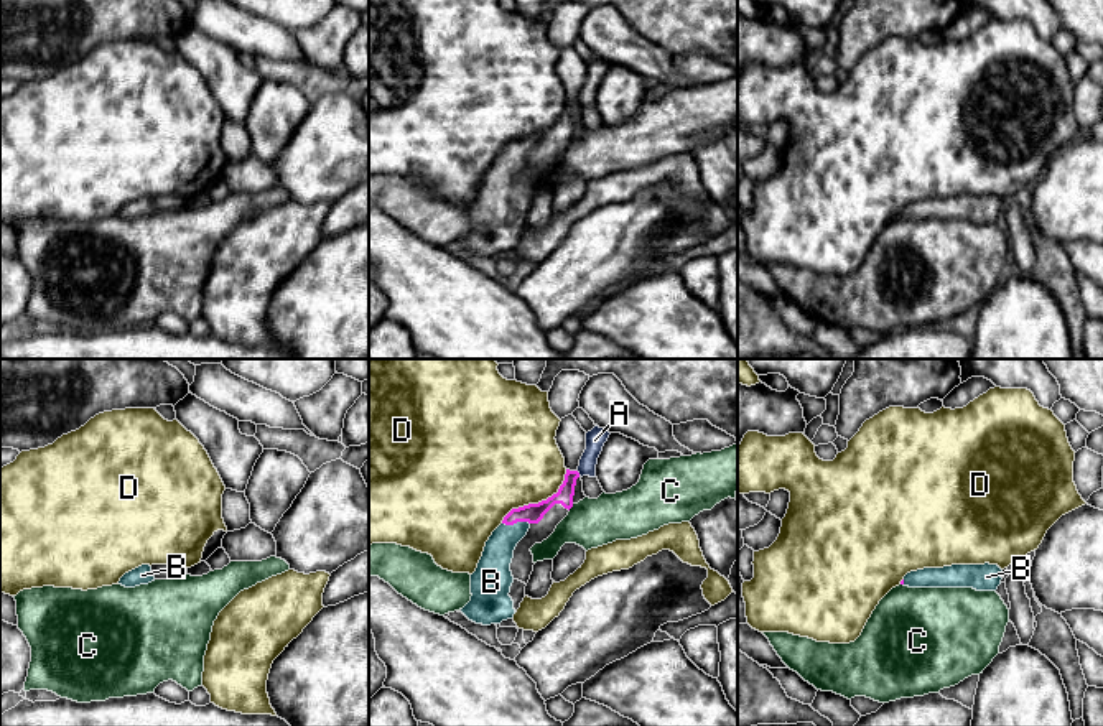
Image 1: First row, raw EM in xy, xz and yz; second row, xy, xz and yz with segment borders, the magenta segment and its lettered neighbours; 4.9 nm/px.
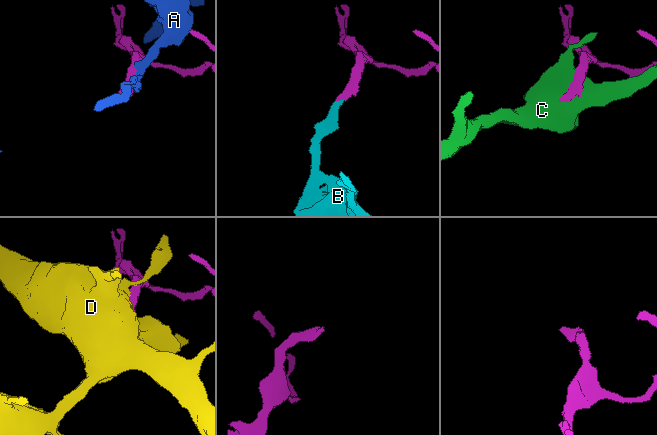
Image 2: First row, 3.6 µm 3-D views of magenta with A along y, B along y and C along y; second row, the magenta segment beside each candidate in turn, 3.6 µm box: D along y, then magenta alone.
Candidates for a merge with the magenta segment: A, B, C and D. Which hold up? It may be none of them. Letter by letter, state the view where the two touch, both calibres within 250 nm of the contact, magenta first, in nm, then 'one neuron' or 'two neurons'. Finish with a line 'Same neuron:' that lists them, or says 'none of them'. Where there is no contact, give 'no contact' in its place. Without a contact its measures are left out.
A: meets magenta in xz; 80 nm thick on the magenta side, 100 nm on the other; two neurons
B: meets magenta in xz; 100 nm thick on the magenta side, 160 nm on the other; one neuron
C: meets magenta in xz; 100 nm thick on the magenta side, 240 nm on the other; two neurons
D: meets magenta in xz; 100 nm thick on the magenta side, 460 nm on the other; two neurons
Same neuron: B

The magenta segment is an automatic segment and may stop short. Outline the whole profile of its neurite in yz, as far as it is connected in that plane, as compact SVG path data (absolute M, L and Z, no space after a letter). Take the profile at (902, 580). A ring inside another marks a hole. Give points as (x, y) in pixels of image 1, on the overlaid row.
M952 565L943 568L924 568L910 571L901 584L909 588L973 588L976 591L996 591L1003 570L998 565Z

